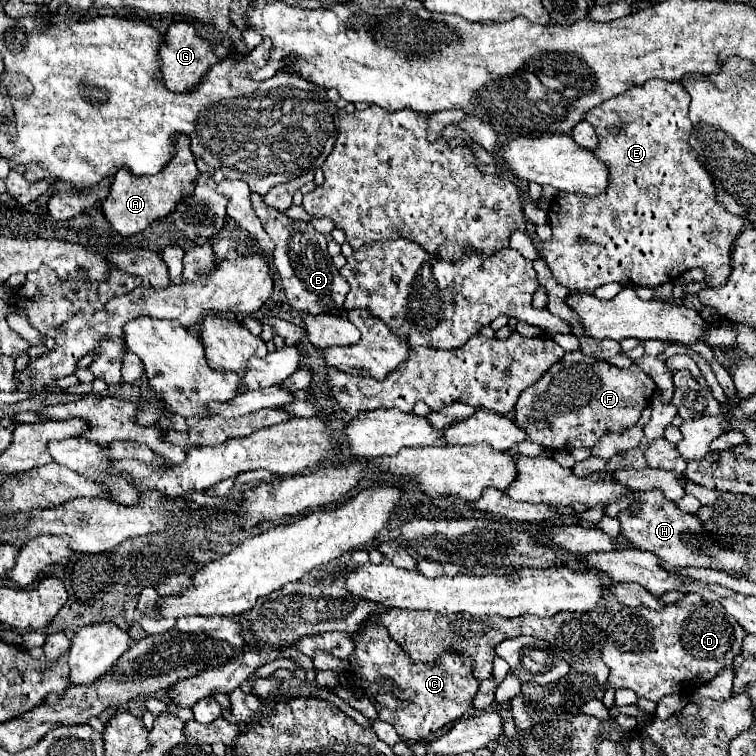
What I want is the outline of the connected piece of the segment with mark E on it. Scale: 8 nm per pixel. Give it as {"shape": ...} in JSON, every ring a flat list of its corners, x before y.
{"shape":[[653,79,603,101,593,113,585,115,599,135,595,153,611,167,611,191,593,197,559,191,551,199,547,217,553,227,553,237,543,241,541,257,547,261,557,283,581,293,611,281,627,287,659,287,693,267,705,269,705,283,711,287,719,287,727,281,731,273,731,245,743,231,745,221,743,217,729,213,717,201,713,179,701,161,697,161,697,153,693,153,693,147,689,145,689,101,691,99,681,85]]}

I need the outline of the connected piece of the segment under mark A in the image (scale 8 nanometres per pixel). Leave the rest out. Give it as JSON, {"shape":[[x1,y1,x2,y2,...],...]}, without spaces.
{"shape":[[178,135,175,141,175,157,157,175,135,177,127,171,115,173,113,183,109,187,109,195,103,201,103,215,121,237,141,233,153,221,169,215,173,211,173,207,177,205,177,201,193,191,193,183,199,175,199,169,195,167,195,157,191,153,190,142,188,135]]}

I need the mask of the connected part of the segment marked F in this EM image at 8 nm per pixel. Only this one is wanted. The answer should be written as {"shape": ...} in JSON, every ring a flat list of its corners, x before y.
{"shape":[[573,351,565,353,563,359,557,361,533,387,521,393,515,407,515,421,521,429,527,431,533,443,539,443,543,447,551,447,557,451,575,447,595,447,603,435,623,433,633,427,639,421,641,411,649,405,655,387,655,381,645,375,637,365,631,365,629,369,619,369,611,363,587,357,581,351]]}

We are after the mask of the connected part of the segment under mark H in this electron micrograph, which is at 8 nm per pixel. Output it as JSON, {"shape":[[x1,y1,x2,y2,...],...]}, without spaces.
{"shape":[[647,491,641,495,641,509,639,513,631,513,629,509,619,513,621,521,621,535,625,535,637,549,651,551,659,557,661,567,667,571,677,571,685,567,703,567,703,569,717,569,729,575,733,573,747,573,747,555,741,551,733,551,725,545,719,545,709,533,705,533,703,523,699,517,691,513,683,513,677,503,663,497,661,491]]}

